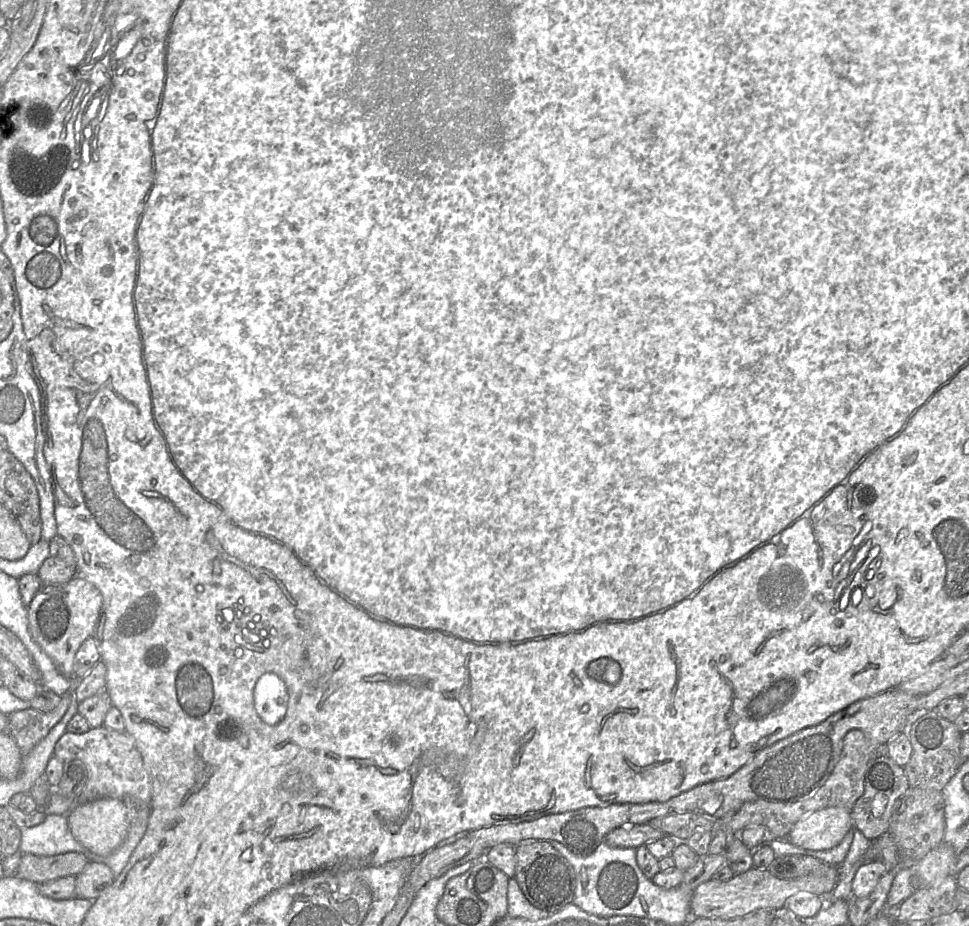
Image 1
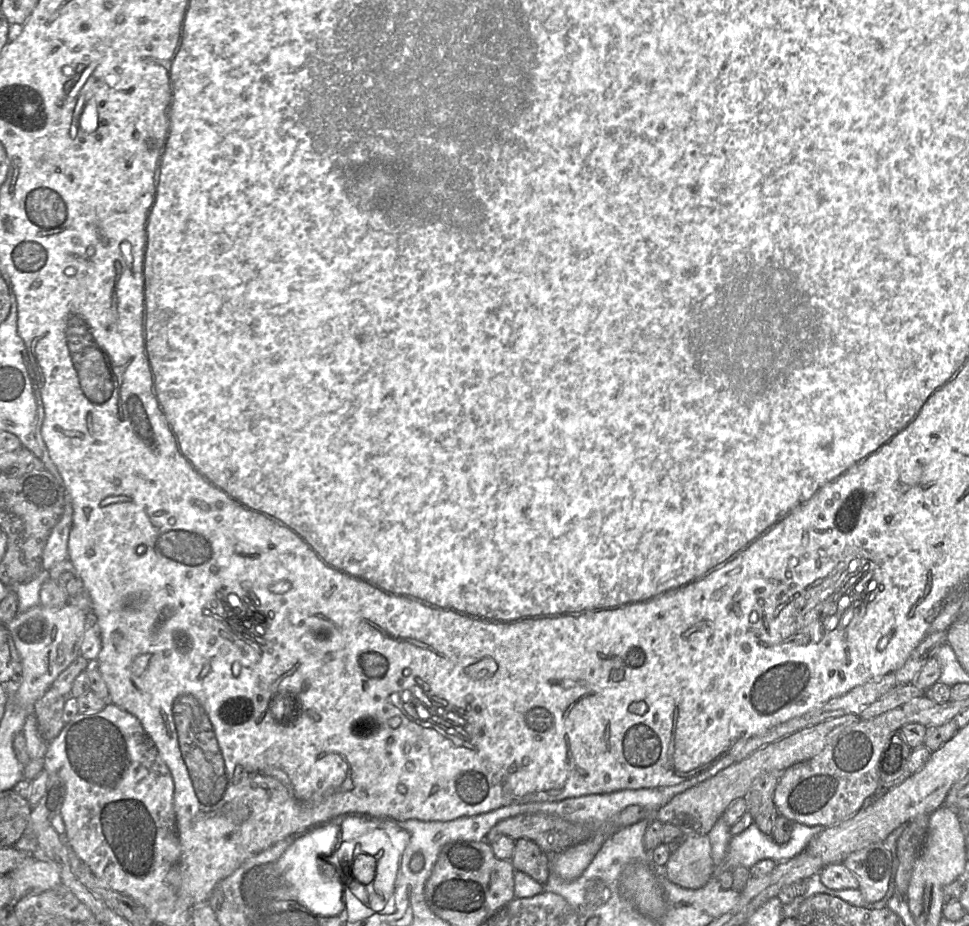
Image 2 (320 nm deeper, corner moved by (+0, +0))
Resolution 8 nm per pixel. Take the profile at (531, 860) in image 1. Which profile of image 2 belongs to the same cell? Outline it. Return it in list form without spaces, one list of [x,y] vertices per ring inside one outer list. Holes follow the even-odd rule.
[[[521,838],[515,840],[511,858],[514,869],[522,871],[541,884],[550,875],[550,854],[544,852],[535,842]]]

